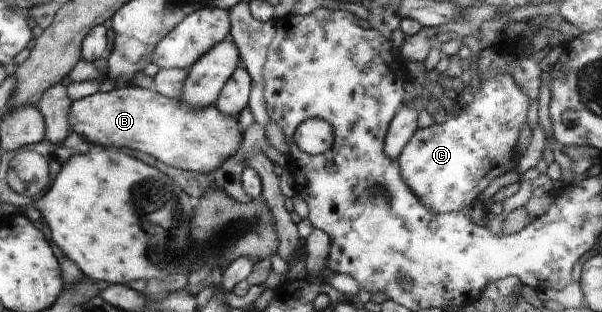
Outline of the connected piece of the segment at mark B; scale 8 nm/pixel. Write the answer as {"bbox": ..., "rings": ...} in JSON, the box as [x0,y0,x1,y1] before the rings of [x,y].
{"bbox":[69,85,242,174],"rings":[[[127,85],[115,87],[109,92],[88,95],[77,101],[72,101],[69,110],[69,126],[71,131],[81,134],[91,144],[114,149],[134,150],[154,156],[167,166],[181,170],[207,174],[221,167],[221,164],[233,156],[242,142],[242,132],[237,124],[238,119],[229,118],[217,110],[216,105],[201,108],[197,112],[189,110],[178,99],[167,98],[152,89]]]}

